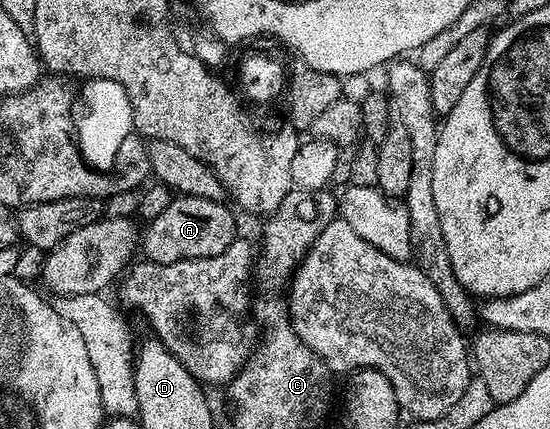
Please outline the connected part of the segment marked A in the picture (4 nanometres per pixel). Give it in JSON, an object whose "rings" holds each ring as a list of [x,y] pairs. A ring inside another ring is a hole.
{"rings":[[[175,197],[174,202],[168,204],[168,208],[164,208],[164,212],[160,212],[160,216],[156,216],[145,227],[146,235],[140,238],[141,253],[143,250],[146,253],[143,255],[149,261],[160,264],[220,256],[220,252],[224,252],[224,248],[228,248],[228,244],[232,244],[236,237],[235,211],[224,203],[213,198]]]}

